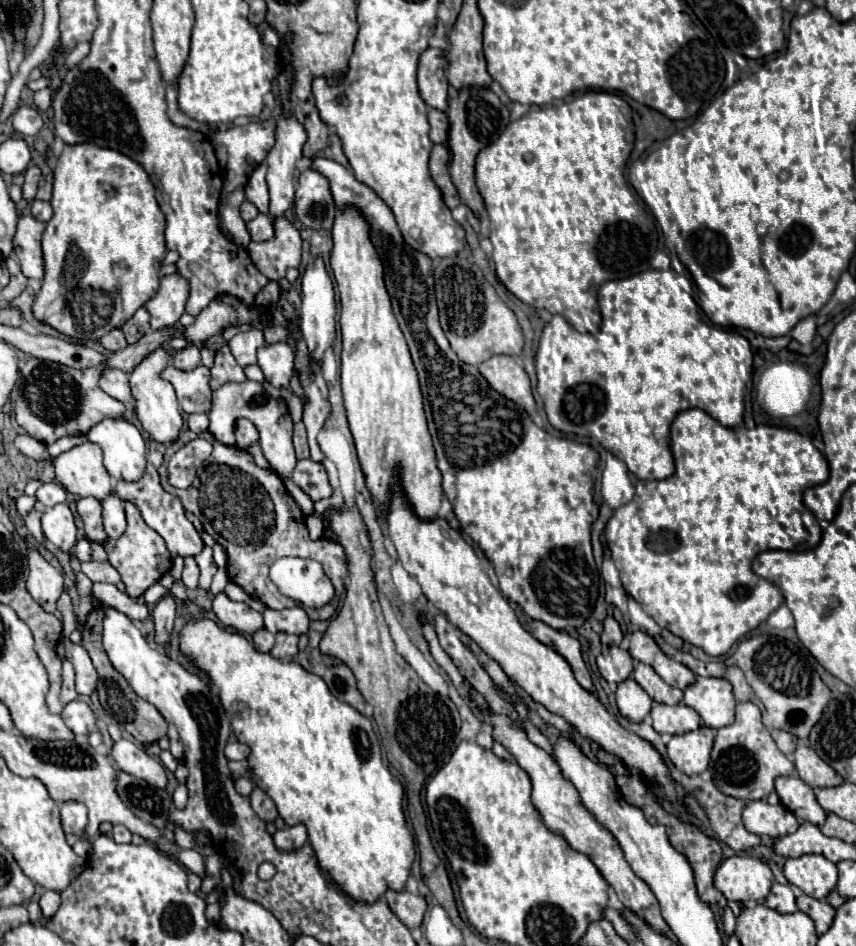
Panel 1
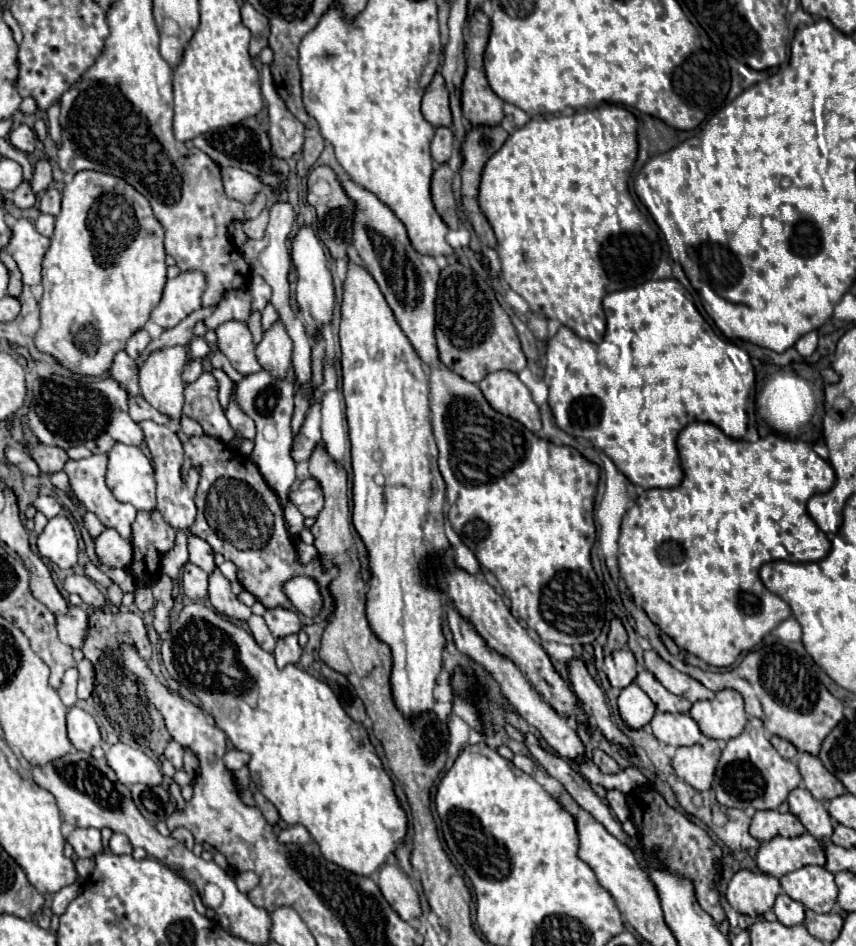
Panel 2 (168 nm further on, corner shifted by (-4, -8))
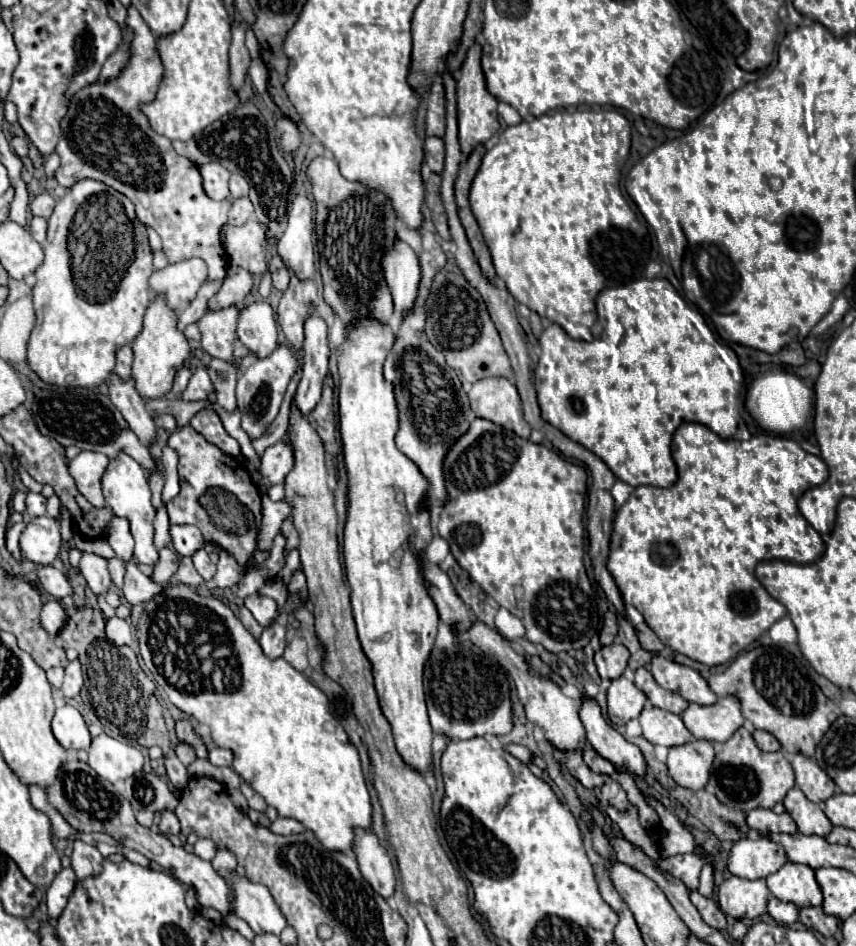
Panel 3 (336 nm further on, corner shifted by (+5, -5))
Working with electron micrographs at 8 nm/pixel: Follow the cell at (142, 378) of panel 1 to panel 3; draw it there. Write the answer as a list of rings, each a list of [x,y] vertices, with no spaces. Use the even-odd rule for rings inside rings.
[[[157,295],[143,321],[143,331],[135,337],[131,343],[135,347],[135,361],[133,361],[133,379],[135,379],[135,389],[143,399],[161,399],[171,391],[175,371],[185,365],[185,361],[191,355],[191,347],[185,339],[185,335],[177,329],[177,317],[175,313],[165,305],[163,297]]]

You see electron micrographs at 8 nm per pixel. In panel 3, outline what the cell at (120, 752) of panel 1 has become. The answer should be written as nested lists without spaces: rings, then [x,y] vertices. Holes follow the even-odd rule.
[[[99,735],[89,747],[89,765],[99,777],[117,783],[143,769],[143,753],[109,735]]]

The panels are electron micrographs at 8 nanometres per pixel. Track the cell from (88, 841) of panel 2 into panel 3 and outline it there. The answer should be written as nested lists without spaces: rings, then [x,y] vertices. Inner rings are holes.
[[[73,841],[73,855],[71,855],[71,867],[77,875],[77,879],[85,879],[89,875],[95,875],[101,871],[101,853],[97,847],[85,843],[85,841]]]

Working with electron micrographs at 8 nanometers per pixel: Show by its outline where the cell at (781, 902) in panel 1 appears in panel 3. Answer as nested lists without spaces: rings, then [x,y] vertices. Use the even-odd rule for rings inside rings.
[[[769,897],[769,903],[767,903],[767,913],[781,925],[791,925],[797,921],[797,915],[799,915],[799,909],[793,905],[793,903],[783,903],[779,901],[777,897]]]

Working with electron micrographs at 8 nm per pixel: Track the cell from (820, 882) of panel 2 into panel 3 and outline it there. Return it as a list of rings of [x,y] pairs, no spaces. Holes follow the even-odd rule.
[[[785,863],[777,873],[767,877],[769,891],[797,907],[815,907],[823,903],[823,891],[815,879],[815,871],[807,865]]]

